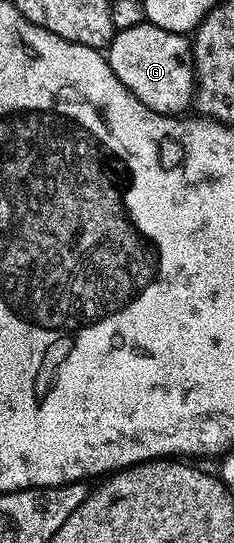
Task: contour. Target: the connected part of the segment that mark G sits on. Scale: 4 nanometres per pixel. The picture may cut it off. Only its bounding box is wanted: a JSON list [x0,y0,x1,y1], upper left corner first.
[105,22,195,116]

